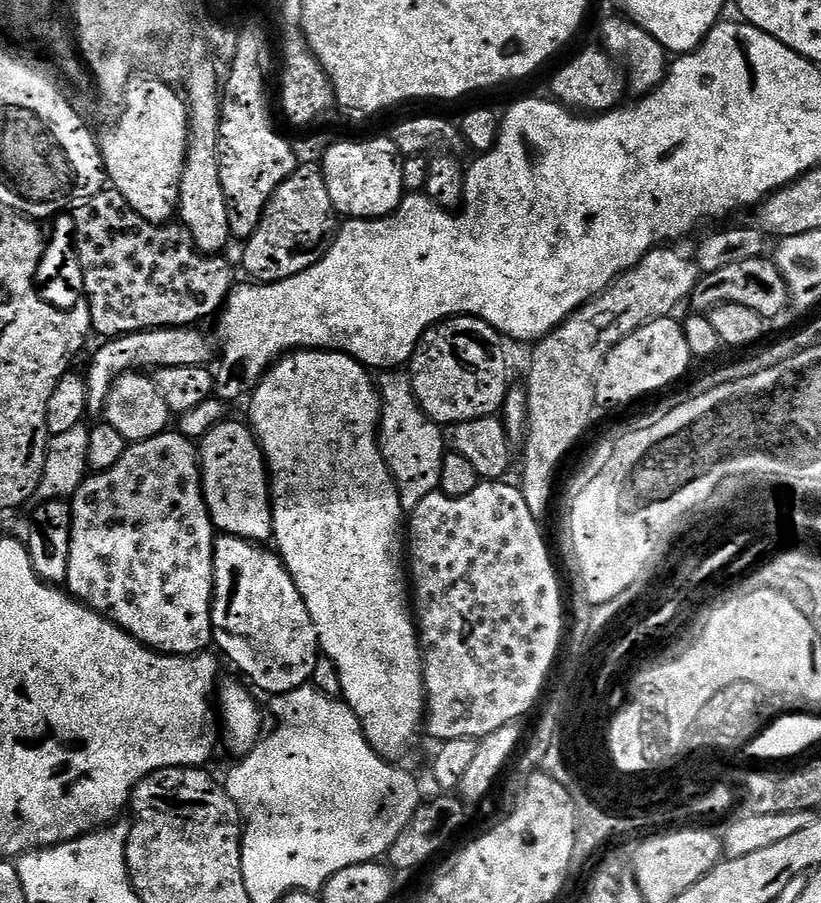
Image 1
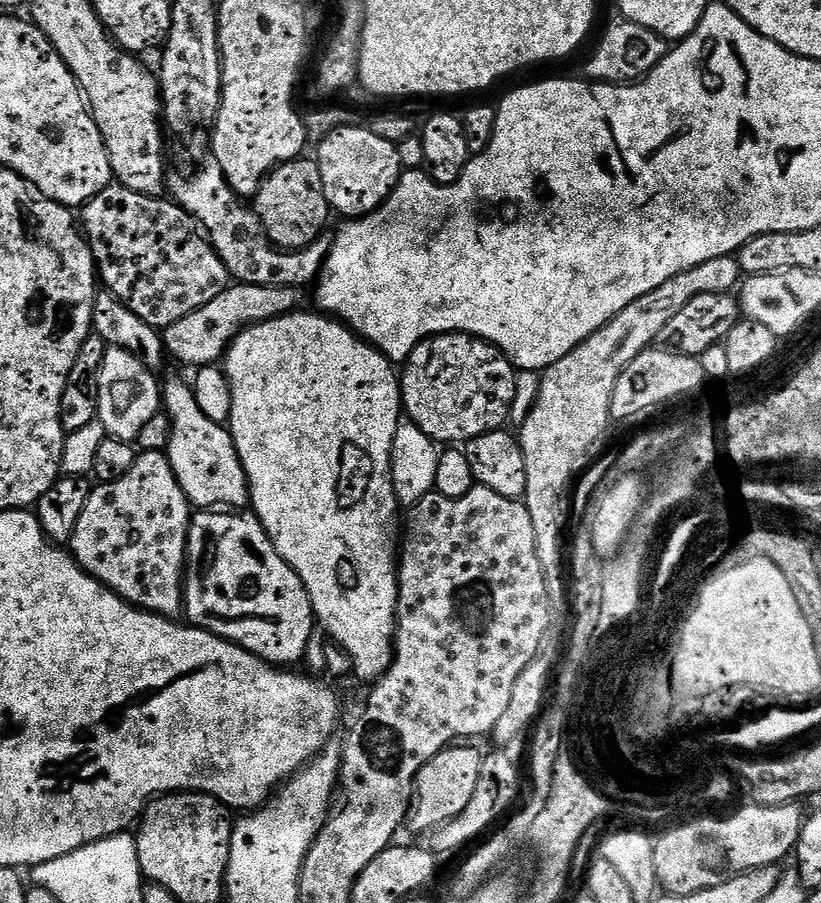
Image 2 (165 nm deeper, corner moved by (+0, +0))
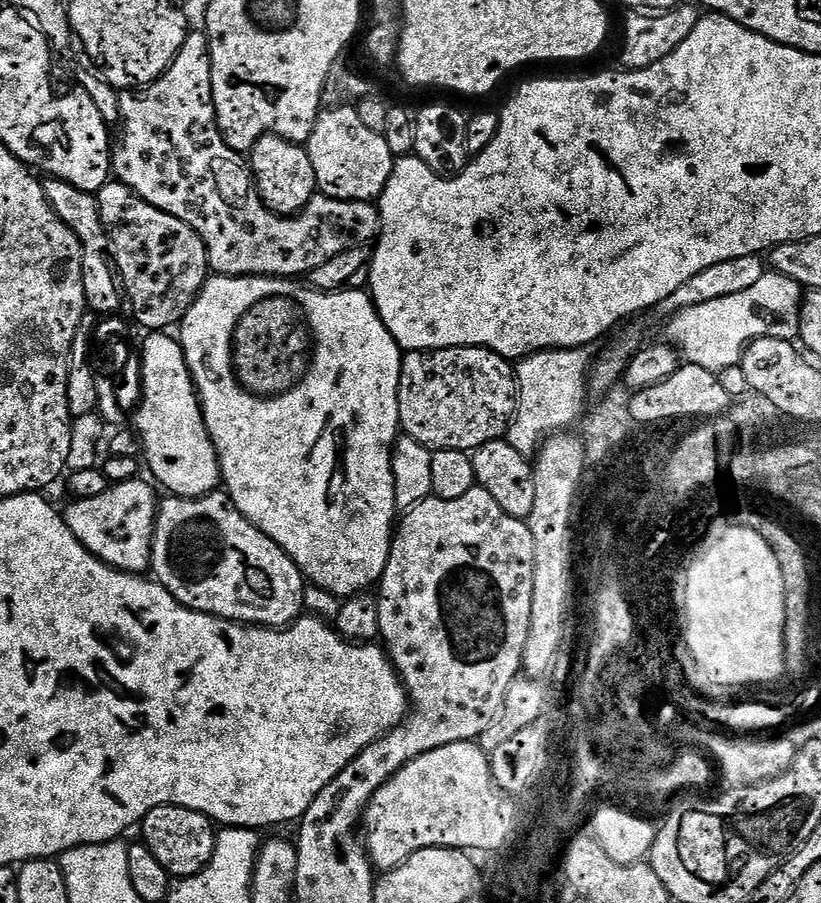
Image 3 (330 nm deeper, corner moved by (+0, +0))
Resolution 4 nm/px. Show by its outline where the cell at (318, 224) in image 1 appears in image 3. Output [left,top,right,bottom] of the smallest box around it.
[250,136,317,216]

